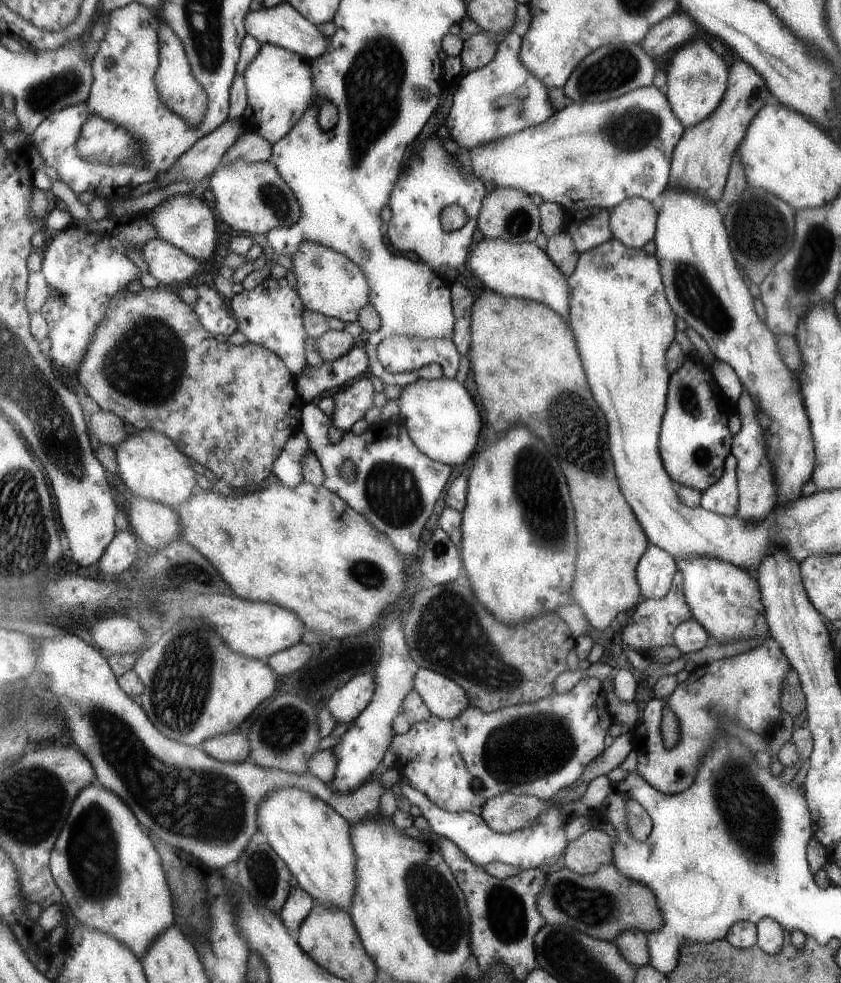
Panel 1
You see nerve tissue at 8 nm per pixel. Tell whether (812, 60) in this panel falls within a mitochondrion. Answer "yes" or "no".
no

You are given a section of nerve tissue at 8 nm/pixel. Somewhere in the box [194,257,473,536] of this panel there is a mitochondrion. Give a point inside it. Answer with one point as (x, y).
(393, 492)

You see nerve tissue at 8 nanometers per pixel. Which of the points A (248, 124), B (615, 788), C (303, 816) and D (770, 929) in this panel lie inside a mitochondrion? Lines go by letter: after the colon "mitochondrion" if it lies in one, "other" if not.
A: other
B: other
C: other
D: other

